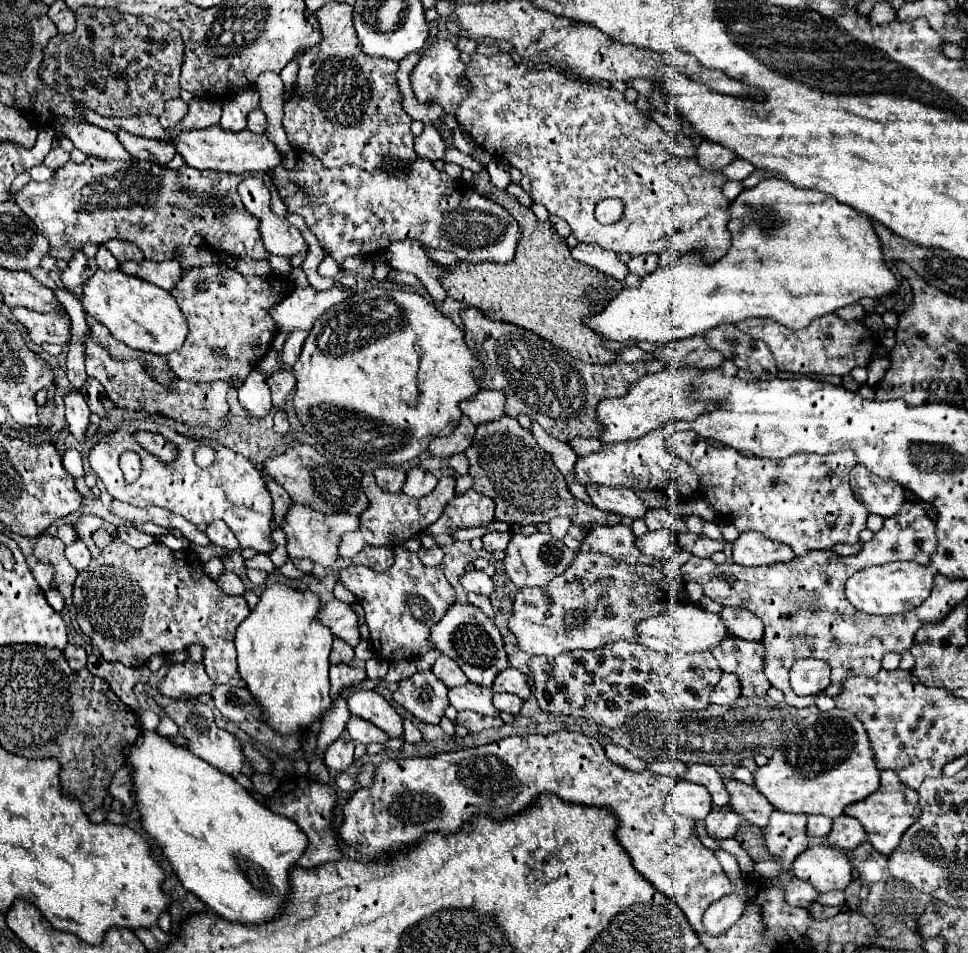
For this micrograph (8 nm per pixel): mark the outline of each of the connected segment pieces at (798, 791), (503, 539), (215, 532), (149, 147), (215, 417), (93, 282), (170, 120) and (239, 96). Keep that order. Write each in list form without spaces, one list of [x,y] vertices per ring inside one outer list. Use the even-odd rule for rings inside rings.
[[[832,709],[826,713],[814,713],[798,721],[788,733],[784,745],[776,749],[770,761],[754,773],[754,787],[772,803],[774,809],[786,813],[806,813],[806,815],[826,815],[830,819],[842,815],[844,807],[866,799],[880,785],[880,771],[870,751],[868,735],[862,723],[846,709]]]
[[[492,531],[492,533],[486,533],[486,535],[482,537],[482,543],[484,543],[484,549],[486,549],[486,551],[496,551],[496,549],[504,551],[506,545],[508,545],[508,541],[510,541],[510,533],[508,533],[508,531],[506,531],[506,533]]]
[[[212,521],[208,525],[208,529],[206,529],[206,535],[210,537],[210,541],[214,545],[220,545],[220,547],[224,547],[228,551],[238,549],[238,541],[236,541],[236,537],[232,535],[232,531],[228,529],[228,525],[224,521]]]
[[[124,129],[116,131],[118,135],[118,141],[124,145],[124,149],[136,157],[136,159],[144,159],[144,161],[152,161],[152,163],[158,163],[158,165],[166,165],[176,149],[172,149],[172,145],[164,143],[164,141],[156,141],[156,139],[144,139],[144,137],[136,137]]]
[[[88,331],[84,337],[86,337],[86,351],[84,351],[86,373],[104,385],[106,397],[116,407],[128,411],[142,411],[146,415],[162,415],[176,423],[184,423],[192,429],[210,427],[210,431],[220,431],[226,427],[226,417],[230,413],[226,401],[226,391],[230,389],[230,385],[226,381],[210,381],[204,385],[196,385],[194,381],[172,377],[168,385],[162,385],[156,379],[148,377],[148,367],[144,365],[144,361],[116,361],[114,357],[108,357],[108,351],[100,349],[98,345],[92,345]]]
[[[98,269],[98,273],[94,273],[88,279],[88,283],[84,283],[80,303],[86,315],[96,317],[96,321],[108,327],[112,337],[144,353],[168,355],[180,349],[180,345],[186,341],[188,335],[188,323],[184,319],[184,313],[180,311],[176,299],[166,289],[140,281],[138,277],[120,273],[120,269],[116,271]]]
[[[180,97],[178,99],[170,99],[164,105],[164,113],[160,115],[160,123],[162,123],[164,129],[170,129],[170,127],[178,125],[186,113],[188,113],[188,105]]]
[[[242,89],[238,93],[232,95],[230,101],[224,103],[224,113],[222,113],[222,121],[220,127],[222,129],[230,129],[230,131],[240,131],[246,127],[246,115],[250,111],[254,111],[260,103],[260,95],[256,89]]]

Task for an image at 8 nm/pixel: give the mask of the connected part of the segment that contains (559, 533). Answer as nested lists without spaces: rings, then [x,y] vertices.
[[[556,517],[556,519],[552,519],[548,525],[550,525],[550,533],[552,533],[556,539],[562,539],[562,537],[566,535],[568,527],[572,525],[572,519],[570,519],[570,517]]]

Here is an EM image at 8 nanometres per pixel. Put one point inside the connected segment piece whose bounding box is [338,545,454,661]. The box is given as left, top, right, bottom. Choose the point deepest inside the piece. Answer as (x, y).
(401, 604)

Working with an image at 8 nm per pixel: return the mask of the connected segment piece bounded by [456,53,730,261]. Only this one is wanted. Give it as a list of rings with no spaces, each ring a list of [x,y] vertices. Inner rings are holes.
[[[472,53],[466,73],[470,77],[470,95],[458,105],[456,121],[484,151],[520,169],[524,175],[520,187],[530,195],[532,203],[540,203],[550,215],[568,221],[578,241],[598,243],[604,249],[630,255],[660,255],[670,247],[678,253],[702,251],[710,261],[728,251],[730,231],[726,225],[730,201],[722,193],[726,177],[722,171],[706,171],[698,165],[696,147],[682,129],[666,133],[654,119],[644,115],[636,103],[628,103],[622,93],[566,77],[554,69],[528,69],[508,53],[498,53],[496,57]],[[606,197],[616,197],[624,203],[622,219],[614,225],[602,225],[594,217],[596,203]]]

